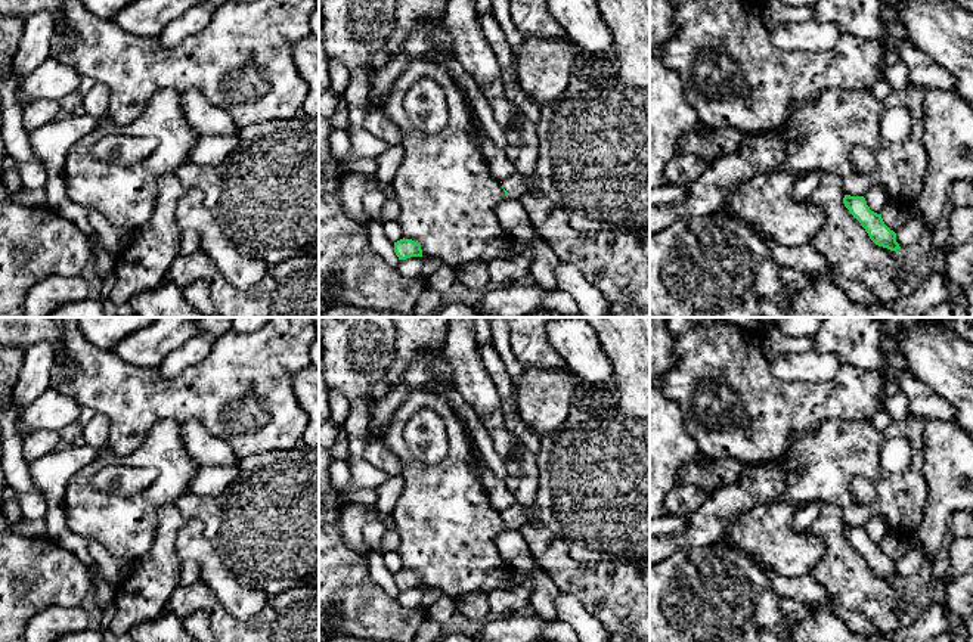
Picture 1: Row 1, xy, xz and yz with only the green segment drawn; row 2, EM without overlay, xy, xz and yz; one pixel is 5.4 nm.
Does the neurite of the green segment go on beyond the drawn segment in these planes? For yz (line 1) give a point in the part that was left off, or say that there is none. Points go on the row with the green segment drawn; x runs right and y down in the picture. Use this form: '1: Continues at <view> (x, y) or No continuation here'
1: No continuation here

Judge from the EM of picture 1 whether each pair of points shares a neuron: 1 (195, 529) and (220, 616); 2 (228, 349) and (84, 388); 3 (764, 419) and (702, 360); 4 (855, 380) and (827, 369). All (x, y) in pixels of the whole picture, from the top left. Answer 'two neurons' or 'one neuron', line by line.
1: two neurons
2: one neuron
3: one neuron
4: two neurons

